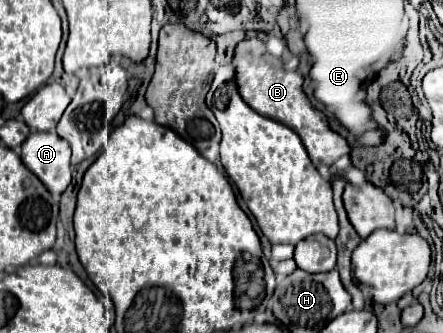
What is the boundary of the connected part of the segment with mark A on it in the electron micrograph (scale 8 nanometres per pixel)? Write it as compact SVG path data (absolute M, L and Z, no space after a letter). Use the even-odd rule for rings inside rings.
M56 127L53 131L36 131L30 130L27 141L21 145L21 161L27 165L27 169L31 169L53 195L61 195L67 185L71 183L71 147L67 145L67 141L63 141L57 135Z

